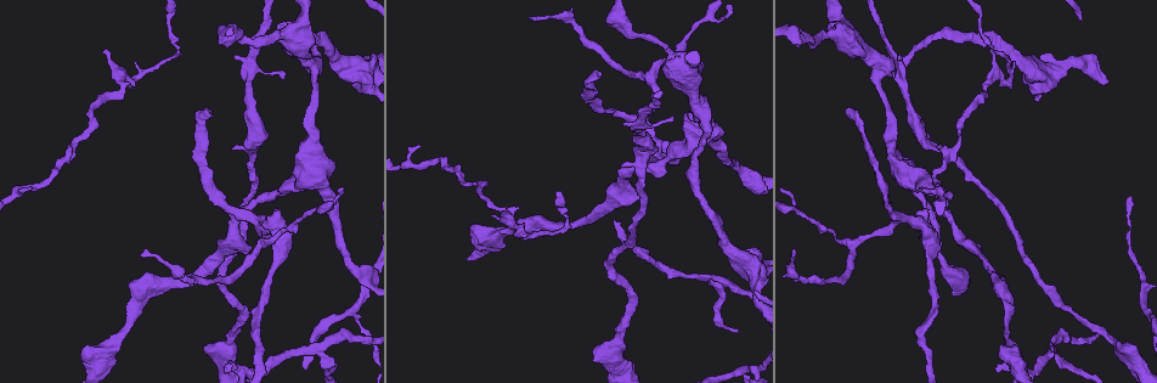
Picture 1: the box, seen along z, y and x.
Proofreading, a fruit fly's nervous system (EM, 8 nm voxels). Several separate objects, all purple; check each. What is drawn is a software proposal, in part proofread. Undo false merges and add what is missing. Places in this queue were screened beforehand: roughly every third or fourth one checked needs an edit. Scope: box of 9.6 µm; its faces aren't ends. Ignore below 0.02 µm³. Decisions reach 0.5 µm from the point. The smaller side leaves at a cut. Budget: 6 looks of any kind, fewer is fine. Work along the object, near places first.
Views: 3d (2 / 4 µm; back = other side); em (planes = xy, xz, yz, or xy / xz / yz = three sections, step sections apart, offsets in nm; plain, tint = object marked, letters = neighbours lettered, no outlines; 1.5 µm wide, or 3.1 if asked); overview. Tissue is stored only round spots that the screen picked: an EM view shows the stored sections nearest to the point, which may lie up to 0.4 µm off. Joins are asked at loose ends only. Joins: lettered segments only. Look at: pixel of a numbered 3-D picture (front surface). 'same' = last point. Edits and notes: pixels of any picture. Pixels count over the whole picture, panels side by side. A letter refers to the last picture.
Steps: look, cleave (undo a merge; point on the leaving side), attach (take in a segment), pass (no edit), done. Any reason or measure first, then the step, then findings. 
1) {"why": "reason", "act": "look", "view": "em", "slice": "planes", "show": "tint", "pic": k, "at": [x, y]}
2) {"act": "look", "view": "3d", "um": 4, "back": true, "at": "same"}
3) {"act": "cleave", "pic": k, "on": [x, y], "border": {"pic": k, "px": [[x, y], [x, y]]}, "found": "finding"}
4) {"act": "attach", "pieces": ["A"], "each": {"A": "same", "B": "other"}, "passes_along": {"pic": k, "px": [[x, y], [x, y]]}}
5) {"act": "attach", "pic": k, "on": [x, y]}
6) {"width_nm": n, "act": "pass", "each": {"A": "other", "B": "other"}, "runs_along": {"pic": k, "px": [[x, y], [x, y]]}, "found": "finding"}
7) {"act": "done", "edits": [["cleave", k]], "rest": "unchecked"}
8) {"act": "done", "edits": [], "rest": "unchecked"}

{"why": "thick turns thin", "act": "look", "view": "em", "slice": "planes", "show": "letters", "pic": 1, "at": [836, 34]}

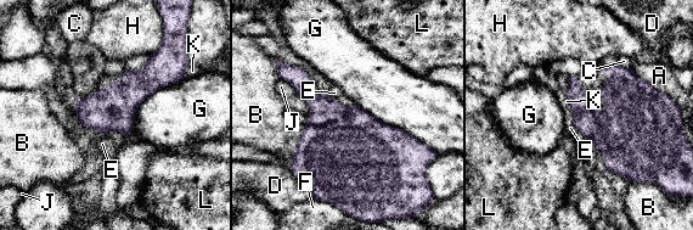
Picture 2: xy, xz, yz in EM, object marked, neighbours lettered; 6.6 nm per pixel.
{"act": "pass", "each": {"A": "other", "B": "other", "C": "other", "D": "other", "E": "other", "F": "other", "G": "other", "H": "other", "J": "other", "K": "other", "L": "other"}, "border": {"pic": 2, "px": [[325, 94], [339, 102]]}, "found": "continuous, no second cell"}

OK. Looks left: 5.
{"act": "look", "view": "3d", "um": 2, "pic": 1, "at": [208, 109]}

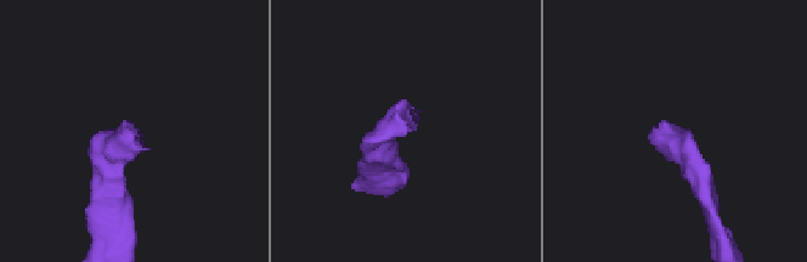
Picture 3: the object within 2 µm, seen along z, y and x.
{"act": "look", "view": "em", "slice": "xy", "step": 4, "show": "letters", "pic": 3, "at": [128, 132]}

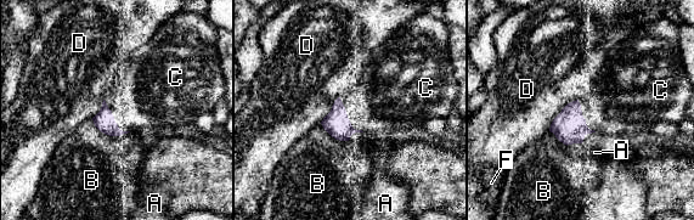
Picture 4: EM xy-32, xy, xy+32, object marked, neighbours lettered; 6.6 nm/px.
{"why": "another direction", "act": "look", "view": "em", "slice": "planes", "show": "letters", "at": "same"}

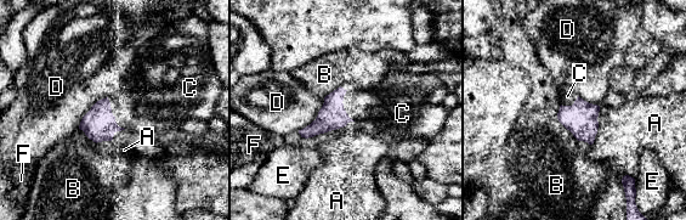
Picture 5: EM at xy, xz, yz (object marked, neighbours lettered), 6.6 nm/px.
{"longest_contact_nm": ["D", 280], "act": "attach", "pieces": ["C"], "each": {"A": "other", "B": "other", "C": "same", "D": "other", "E": "other", "F": "other"}, "found": "the cell continues"}

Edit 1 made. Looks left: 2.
{"act": "done", "edits": [["attach", 5]], "rest": "unchecked"}

